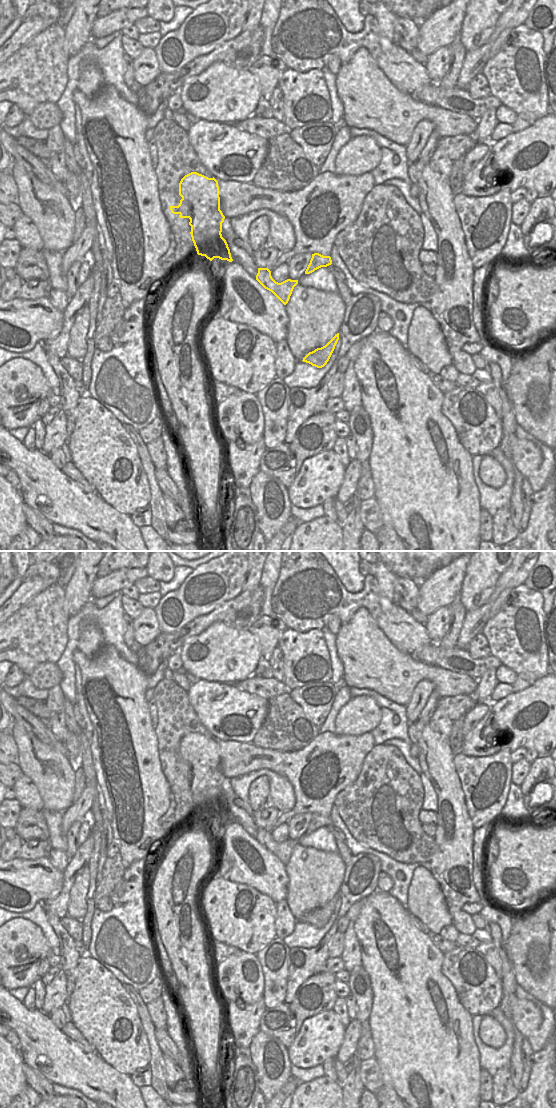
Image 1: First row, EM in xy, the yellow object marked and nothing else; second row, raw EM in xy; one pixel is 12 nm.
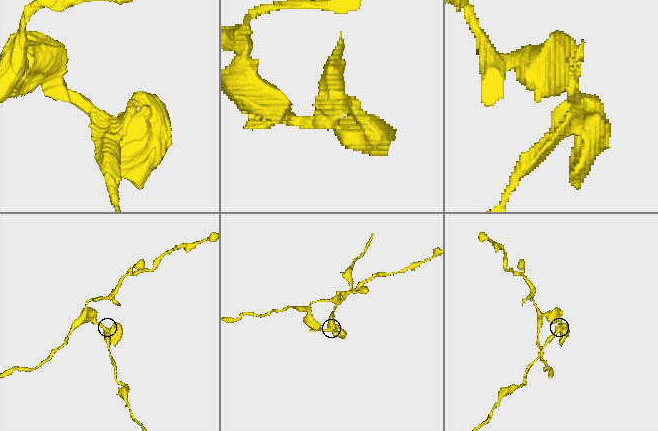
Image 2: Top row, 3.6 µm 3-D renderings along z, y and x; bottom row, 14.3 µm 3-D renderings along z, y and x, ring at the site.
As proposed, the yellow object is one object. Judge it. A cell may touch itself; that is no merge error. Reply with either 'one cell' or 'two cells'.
two cells

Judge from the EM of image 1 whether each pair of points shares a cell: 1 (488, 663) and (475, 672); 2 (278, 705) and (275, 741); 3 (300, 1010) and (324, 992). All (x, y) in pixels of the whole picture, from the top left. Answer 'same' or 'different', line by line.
1: same
2: same
3: same

